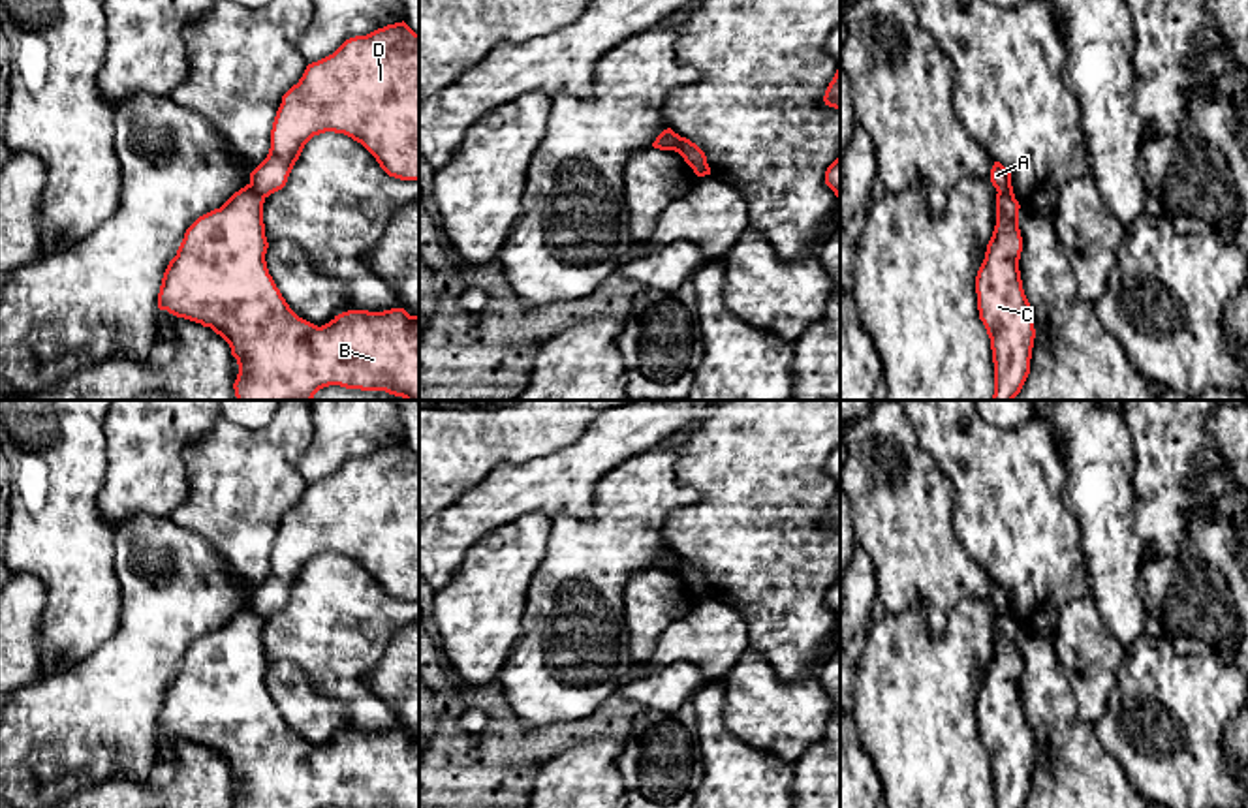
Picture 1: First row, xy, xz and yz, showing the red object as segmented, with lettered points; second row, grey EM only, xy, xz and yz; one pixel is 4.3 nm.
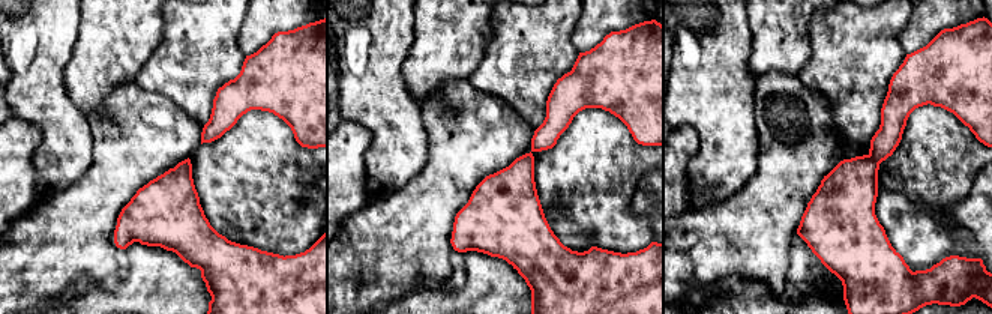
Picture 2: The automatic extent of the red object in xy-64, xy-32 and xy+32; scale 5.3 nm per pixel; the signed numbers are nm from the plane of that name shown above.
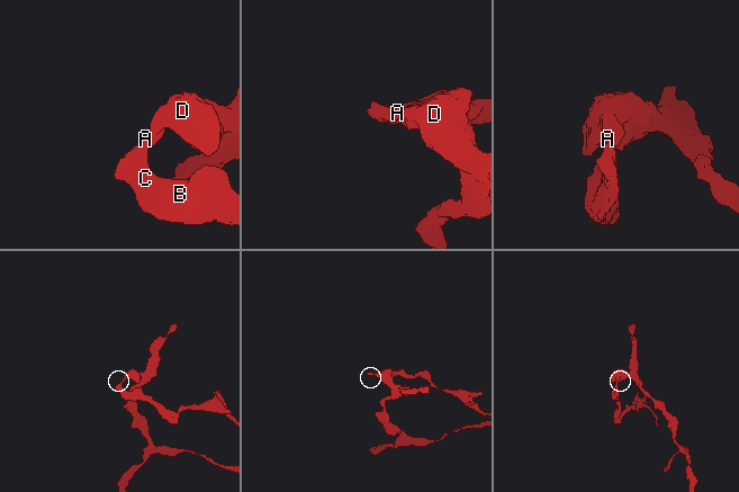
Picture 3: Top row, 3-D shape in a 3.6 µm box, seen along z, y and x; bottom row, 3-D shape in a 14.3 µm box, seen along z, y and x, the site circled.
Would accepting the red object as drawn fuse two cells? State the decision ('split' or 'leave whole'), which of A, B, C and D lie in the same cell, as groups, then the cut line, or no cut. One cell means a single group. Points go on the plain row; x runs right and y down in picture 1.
split; groups A D / B C; cut xy (249, 606), (264, 621)

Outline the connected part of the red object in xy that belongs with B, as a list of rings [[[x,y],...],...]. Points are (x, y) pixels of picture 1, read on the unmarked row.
[[[246,605],[220,629],[199,637],[186,650],[164,693],[158,729],[211,748],[229,765],[239,785],[233,808],[419,808],[419,737],[410,737],[404,729],[348,731],[318,748],[289,729],[267,690],[263,624],[265,620]]]

